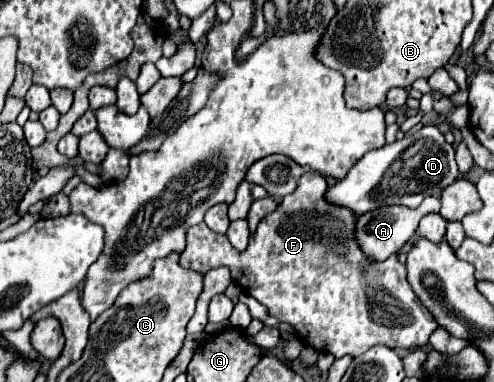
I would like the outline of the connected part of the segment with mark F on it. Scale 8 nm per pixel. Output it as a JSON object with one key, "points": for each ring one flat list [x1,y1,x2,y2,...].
{"points":[[305,173,299,179,297,189,291,195,283,197,281,205,259,223,257,231,249,239,249,247,243,253,233,249,233,245,227,241,227,235,211,231,205,223,191,227,187,233,187,247,181,253,181,265,199,273,207,273,211,267,229,267,233,281,241,283,243,289,249,291,249,295,265,305,271,317,291,323,303,343,309,343,319,351,333,353,335,357,357,357,375,345,387,345,391,349,425,347,439,323,435,321,435,317,431,317,431,311,427,311,427,307,415,297,407,281,405,265,399,263,397,255,381,263,369,261,357,247,353,237,355,215,351,215,343,207,329,205,323,199,325,191,327,181,321,175]]}

